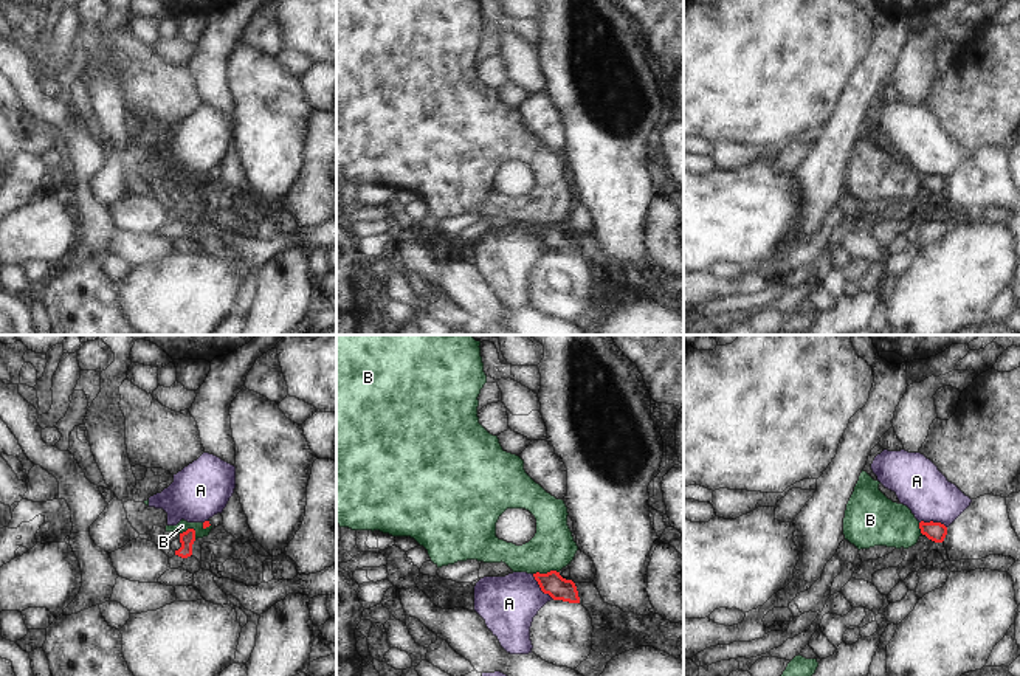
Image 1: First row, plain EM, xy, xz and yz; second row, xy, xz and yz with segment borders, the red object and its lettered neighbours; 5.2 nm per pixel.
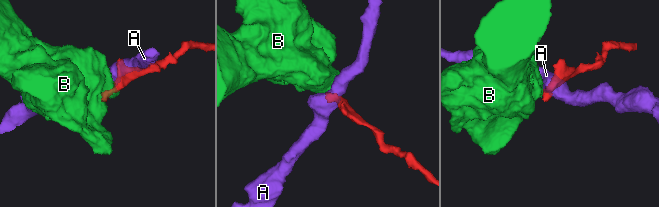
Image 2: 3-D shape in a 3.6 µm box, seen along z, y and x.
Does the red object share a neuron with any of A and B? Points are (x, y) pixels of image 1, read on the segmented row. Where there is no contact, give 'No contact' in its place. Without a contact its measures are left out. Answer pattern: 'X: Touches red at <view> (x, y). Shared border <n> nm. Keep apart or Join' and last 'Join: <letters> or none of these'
A: Touches red at xz (540, 586). Shared border 180 nm. Keep apart
B: Touches red at xz (547, 572). Shared border 140 nm. Keep apart
Join: none of these.

